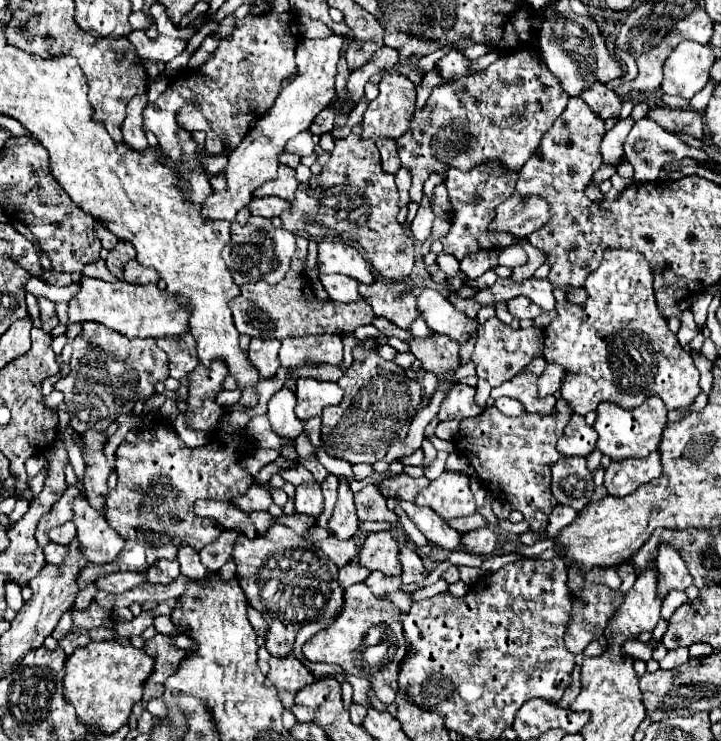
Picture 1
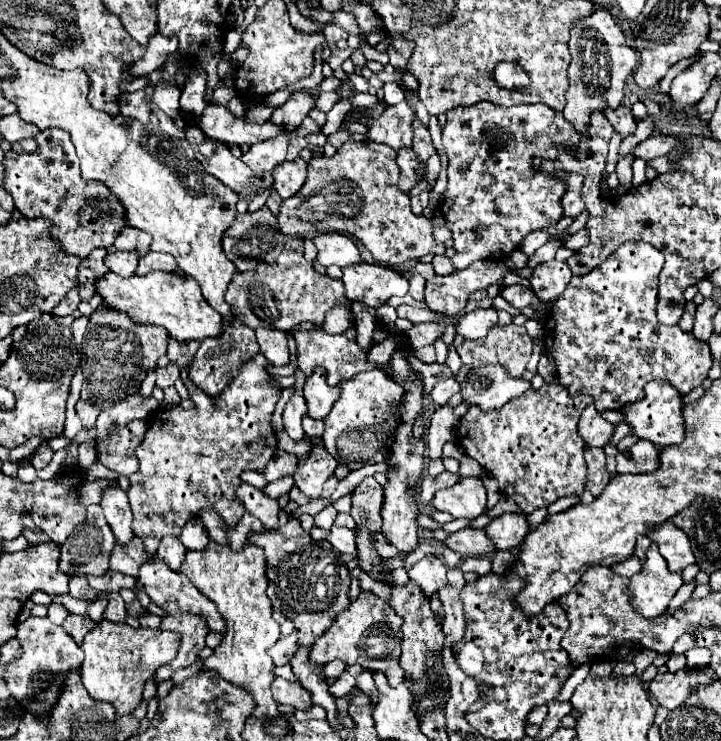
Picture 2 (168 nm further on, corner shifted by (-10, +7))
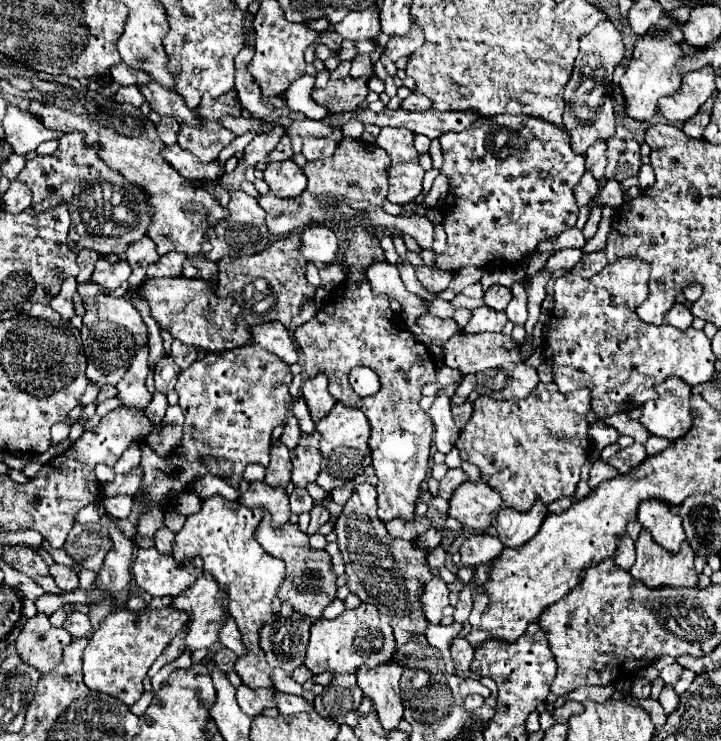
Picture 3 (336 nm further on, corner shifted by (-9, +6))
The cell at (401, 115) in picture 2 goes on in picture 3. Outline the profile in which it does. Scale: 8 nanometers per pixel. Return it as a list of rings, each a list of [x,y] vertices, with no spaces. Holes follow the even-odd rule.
[[[416,92],[410,94],[406,100],[403,100],[401,109],[412,111],[426,111],[430,110],[430,98],[428,96],[418,96]]]

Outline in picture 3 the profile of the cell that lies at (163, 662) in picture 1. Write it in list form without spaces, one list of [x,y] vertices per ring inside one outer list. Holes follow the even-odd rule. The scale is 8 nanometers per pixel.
[[[202,574],[190,588],[186,588],[186,592],[172,598],[170,608],[188,612],[192,616],[190,630],[186,636],[186,648],[190,648],[190,650],[210,648],[218,640],[218,632],[222,630],[222,620],[226,620],[226,616],[230,616],[226,612],[226,592],[222,588],[218,588],[218,584],[214,584],[214,576],[206,576],[206,574]]]

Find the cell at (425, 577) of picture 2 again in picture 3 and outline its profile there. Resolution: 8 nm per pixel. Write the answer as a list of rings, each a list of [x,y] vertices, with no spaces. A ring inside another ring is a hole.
[[[434,578],[432,582],[428,582],[420,600],[422,600],[422,612],[426,620],[432,624],[438,624],[442,618],[442,610],[448,606],[446,582],[440,578]]]

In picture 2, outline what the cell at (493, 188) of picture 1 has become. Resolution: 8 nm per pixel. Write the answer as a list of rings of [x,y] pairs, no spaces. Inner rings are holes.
[[[483,101],[447,111],[443,147],[449,159],[449,183],[441,213],[453,233],[457,255],[451,261],[457,269],[479,259],[503,261],[529,231],[549,227],[563,217],[561,195],[565,187],[561,179],[567,173],[543,173],[531,167],[535,157],[555,159],[553,143],[577,145],[579,133],[559,111],[543,103],[499,107]]]

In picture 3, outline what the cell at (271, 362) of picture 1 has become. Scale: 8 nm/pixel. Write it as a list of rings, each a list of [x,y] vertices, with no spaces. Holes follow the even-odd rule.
[[[270,322],[270,324],[254,326],[252,338],[254,338],[254,344],[258,344],[264,350],[276,354],[282,362],[286,362],[286,364],[298,362],[298,348],[290,340],[288,330],[282,324]]]

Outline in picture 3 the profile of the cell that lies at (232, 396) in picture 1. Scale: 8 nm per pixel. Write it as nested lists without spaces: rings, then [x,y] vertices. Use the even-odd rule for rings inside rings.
[[[356,224],[352,228],[348,228],[346,234],[346,250],[344,250],[344,264],[350,268],[350,276],[346,278],[346,282],[342,282],[340,286],[336,286],[324,306],[316,312],[316,316],[312,320],[308,320],[306,324],[298,326],[294,336],[298,340],[298,346],[302,350],[304,359],[304,368],[307,376],[316,376],[316,374],[326,374],[330,380],[330,394],[344,406],[354,406],[358,410],[362,410],[370,422],[370,456],[372,456],[372,466],[374,472],[378,476],[378,516],[388,522],[392,518],[406,518],[412,520],[414,518],[414,504],[420,496],[420,484],[426,478],[428,472],[428,456],[430,456],[430,446],[432,446],[432,418],[420,408],[420,398],[422,398],[422,388],[426,384],[436,382],[436,364],[434,364],[434,356],[430,354],[430,350],[414,338],[414,334],[410,332],[410,328],[406,326],[406,322],[402,320],[400,314],[392,312],[386,296],[374,296],[370,282],[366,280],[366,268],[370,268],[370,264],[376,262],[386,262],[384,250],[380,248],[378,238],[372,234],[370,226],[364,224]],[[354,366],[363,366],[372,368],[378,378],[380,378],[380,390],[376,396],[358,396],[348,382],[348,374]]]

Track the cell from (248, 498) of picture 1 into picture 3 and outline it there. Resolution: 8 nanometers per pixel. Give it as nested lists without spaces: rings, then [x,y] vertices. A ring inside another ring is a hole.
[[[274,440],[270,446],[270,464],[266,466],[264,482],[270,486],[286,486],[290,482],[290,468],[292,462],[288,448],[280,440]]]

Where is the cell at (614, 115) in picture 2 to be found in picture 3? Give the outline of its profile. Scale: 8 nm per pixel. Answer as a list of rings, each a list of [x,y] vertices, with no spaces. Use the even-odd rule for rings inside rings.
[[[616,126],[616,134],[606,142],[606,172],[608,180],[622,182],[630,176],[638,176],[642,166],[640,146],[634,142],[634,134],[624,126]]]

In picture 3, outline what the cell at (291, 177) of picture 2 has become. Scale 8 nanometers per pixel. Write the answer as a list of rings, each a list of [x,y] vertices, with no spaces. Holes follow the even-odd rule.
[[[294,160],[270,162],[264,170],[264,182],[270,186],[270,192],[278,198],[300,196],[306,190],[306,176]]]

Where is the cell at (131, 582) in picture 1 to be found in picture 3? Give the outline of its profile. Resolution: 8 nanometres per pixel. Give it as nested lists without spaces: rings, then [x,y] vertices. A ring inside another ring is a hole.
[[[228,618],[226,624],[224,624],[224,628],[220,630],[220,642],[222,642],[226,648],[230,648],[236,656],[242,656],[242,652],[246,652],[244,644],[242,644],[242,636],[240,636],[240,632],[238,632],[238,626],[234,624],[232,618]]]

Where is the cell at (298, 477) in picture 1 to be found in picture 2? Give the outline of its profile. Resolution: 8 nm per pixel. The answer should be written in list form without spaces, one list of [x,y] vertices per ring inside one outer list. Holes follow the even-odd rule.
[[[277,451],[271,461],[267,463],[267,469],[263,469],[265,479],[273,481],[273,479],[281,479],[281,477],[291,477],[295,473],[295,467],[299,467],[299,459],[291,453],[285,451]]]

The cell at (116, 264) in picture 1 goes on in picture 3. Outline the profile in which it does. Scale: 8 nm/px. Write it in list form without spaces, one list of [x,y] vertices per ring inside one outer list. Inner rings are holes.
[[[100,258],[96,262],[96,270],[92,274],[92,282],[108,288],[108,290],[116,290],[122,282],[126,282],[130,276],[130,266],[128,262],[118,262],[118,264],[110,264],[108,260]]]

